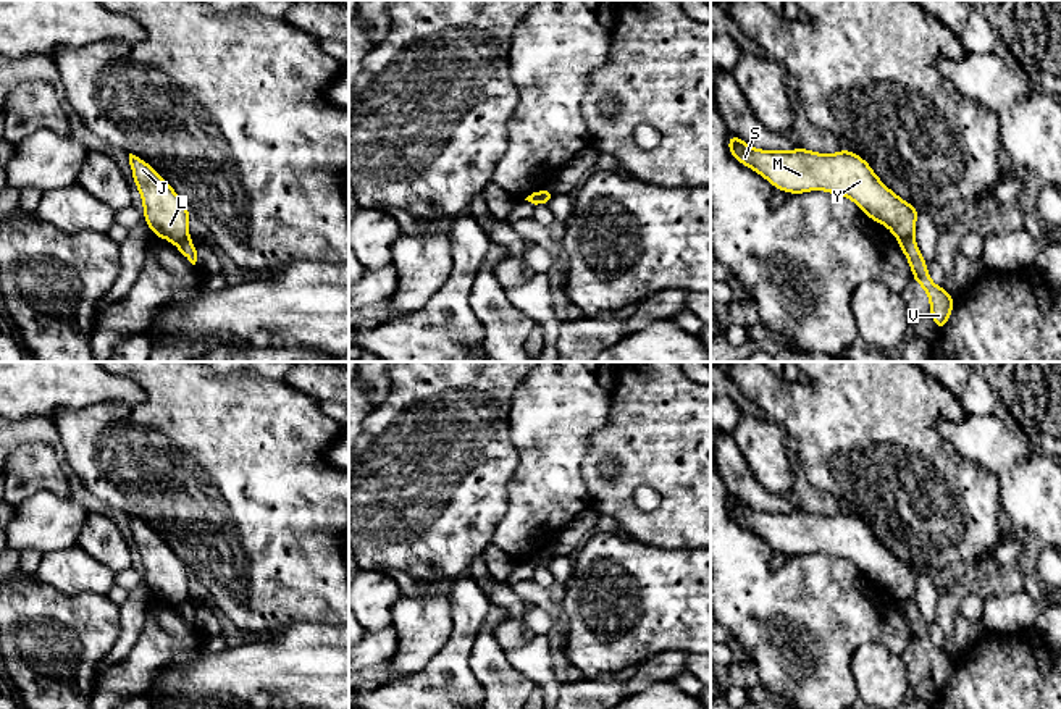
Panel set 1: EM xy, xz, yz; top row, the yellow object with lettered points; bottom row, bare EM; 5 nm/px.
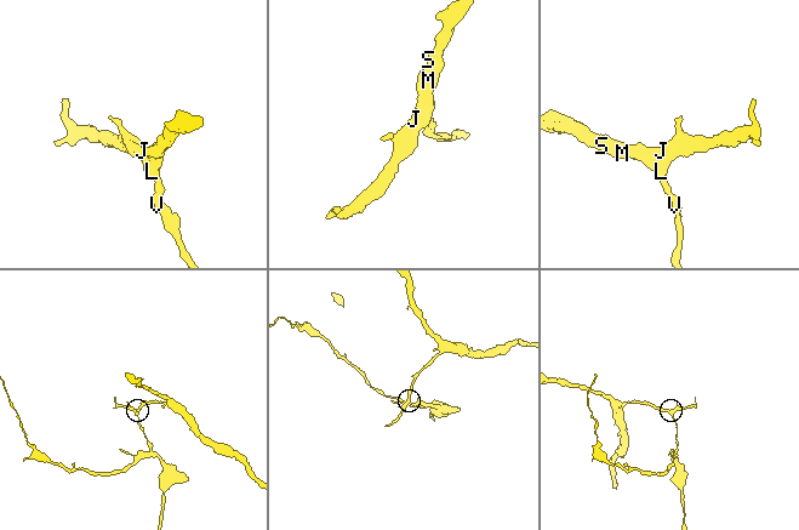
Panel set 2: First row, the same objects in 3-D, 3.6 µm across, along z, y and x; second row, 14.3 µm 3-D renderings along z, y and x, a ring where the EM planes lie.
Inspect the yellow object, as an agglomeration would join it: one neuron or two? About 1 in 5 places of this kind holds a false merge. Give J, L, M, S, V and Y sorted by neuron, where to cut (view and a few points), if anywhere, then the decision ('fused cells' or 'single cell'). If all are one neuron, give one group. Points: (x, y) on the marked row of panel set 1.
groups J L M S Y / V; cut xz (545, 189), (538, 202); fused cells

